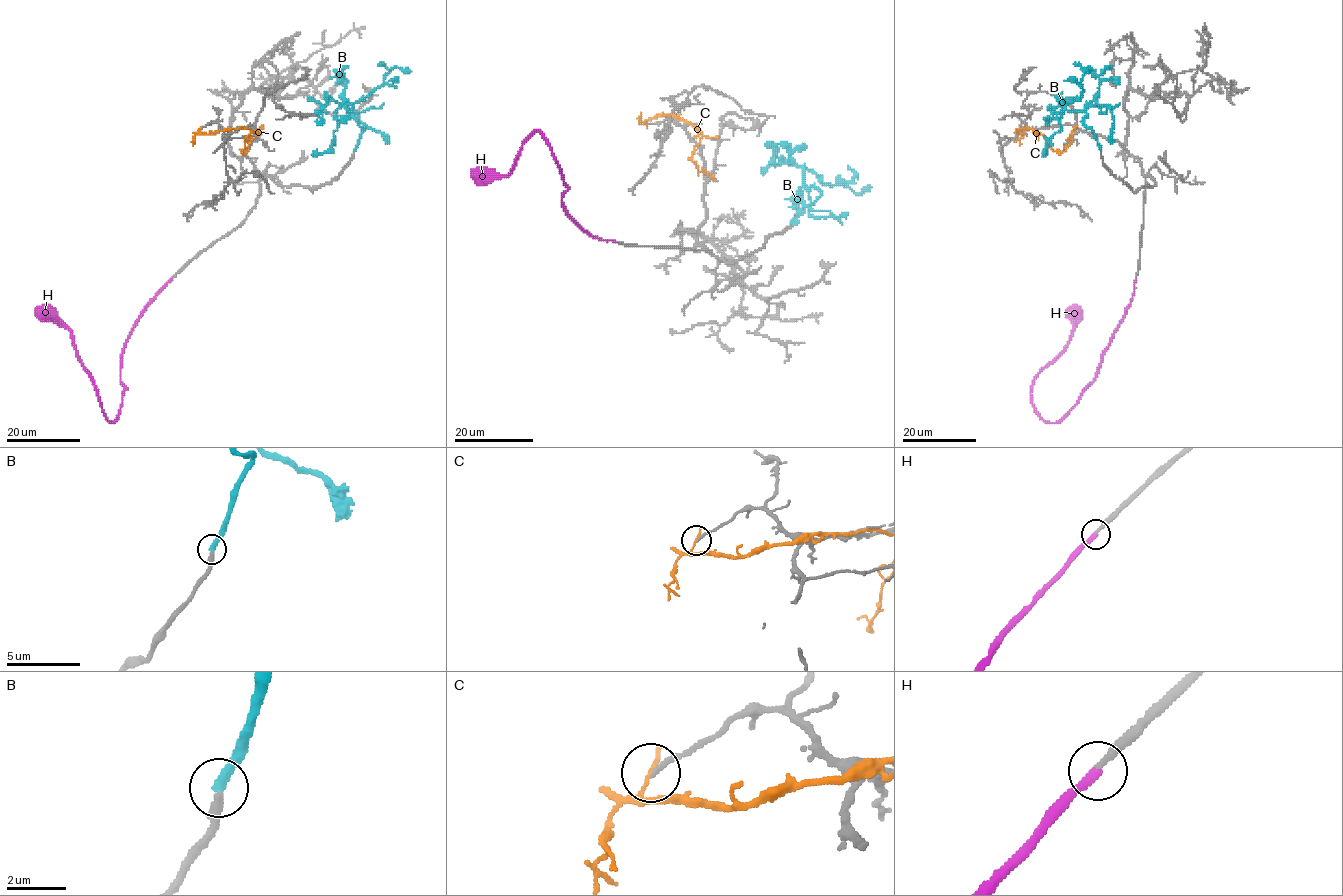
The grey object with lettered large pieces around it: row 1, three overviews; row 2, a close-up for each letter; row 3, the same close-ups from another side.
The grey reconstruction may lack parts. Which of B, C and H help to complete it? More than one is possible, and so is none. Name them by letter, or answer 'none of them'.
H

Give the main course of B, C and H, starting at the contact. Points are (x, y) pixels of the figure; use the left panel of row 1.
B: (354, 151), (363, 127), (346, 107), (367, 96), (396, 67), (410, 71)
C: (198, 130), (204, 133), (248, 128), (251, 132), (242, 150), (244, 153), (262, 127), (260, 125)
H: (171, 279), (131, 333), (121, 357), (121, 380), (126, 388), (120, 413), (110, 422), (71, 332), (36, 307)

